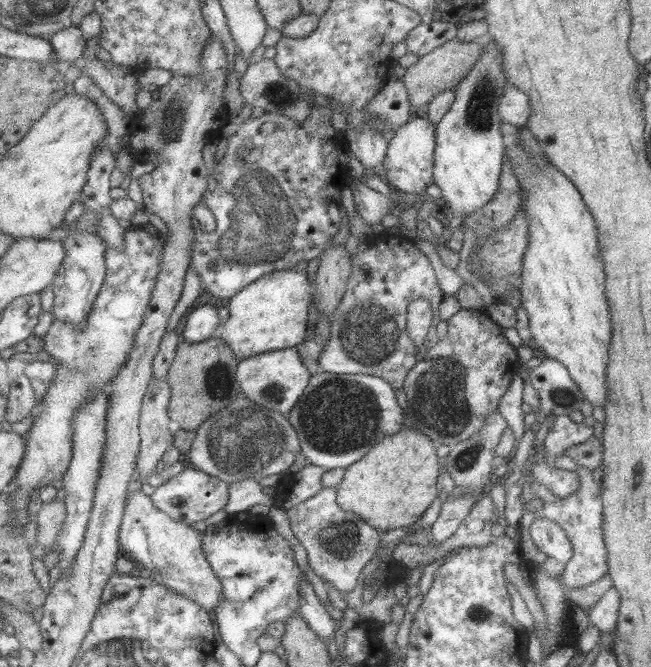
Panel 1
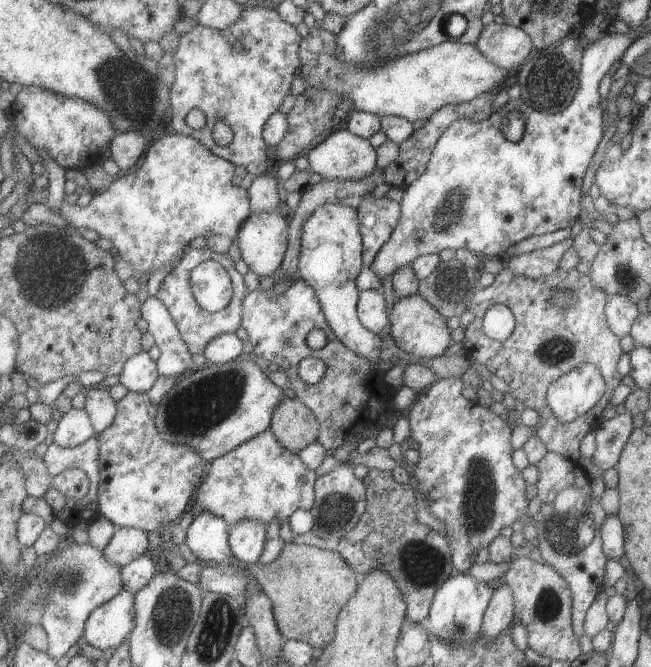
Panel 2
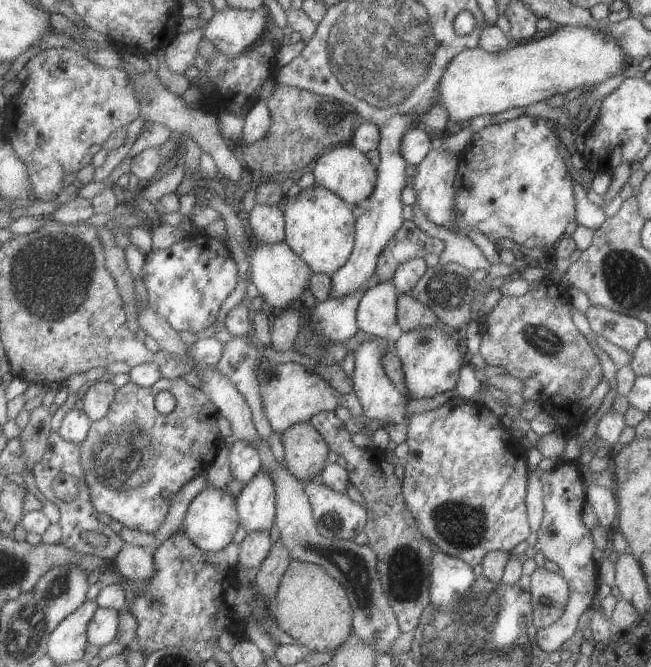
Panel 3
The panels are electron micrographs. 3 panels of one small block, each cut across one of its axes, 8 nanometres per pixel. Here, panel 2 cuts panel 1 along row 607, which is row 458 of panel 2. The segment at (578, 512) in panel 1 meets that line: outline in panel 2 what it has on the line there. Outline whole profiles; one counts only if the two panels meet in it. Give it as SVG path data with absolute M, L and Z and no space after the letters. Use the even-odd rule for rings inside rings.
M547 451L547 454L534 464L537 467L538 478L535 482L536 496L540 500L538 513L533 517L538 535L533 542L540 552L542 560L555 572L559 573L569 585L571 597L572 630L575 636L584 635L584 618L588 606L591 606L595 596L603 590L604 566L607 557L603 554L600 539L600 528L605 520L606 512L601 508L599 501L591 497L589 476L574 460L563 458L559 454Z

